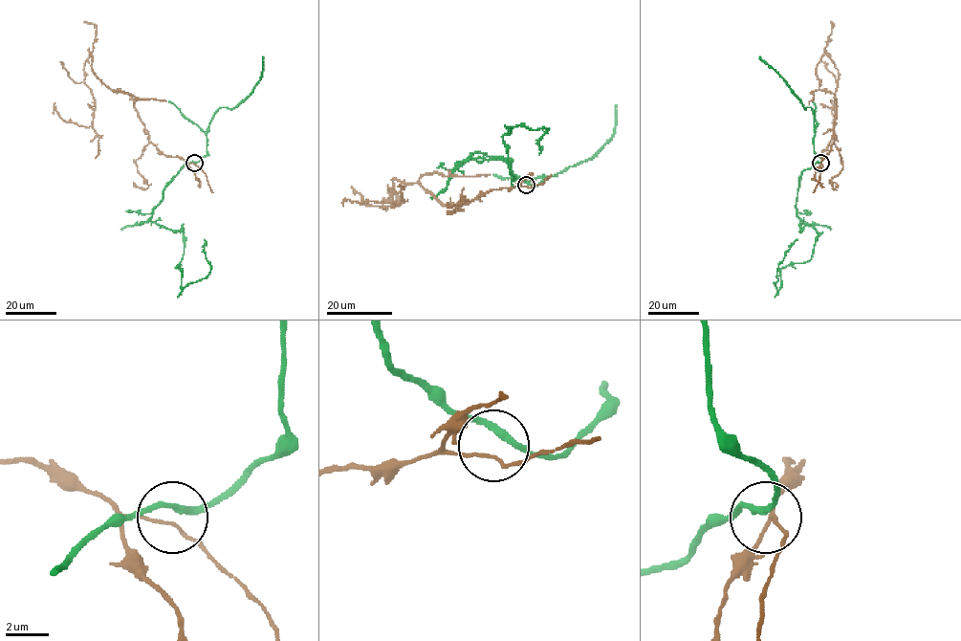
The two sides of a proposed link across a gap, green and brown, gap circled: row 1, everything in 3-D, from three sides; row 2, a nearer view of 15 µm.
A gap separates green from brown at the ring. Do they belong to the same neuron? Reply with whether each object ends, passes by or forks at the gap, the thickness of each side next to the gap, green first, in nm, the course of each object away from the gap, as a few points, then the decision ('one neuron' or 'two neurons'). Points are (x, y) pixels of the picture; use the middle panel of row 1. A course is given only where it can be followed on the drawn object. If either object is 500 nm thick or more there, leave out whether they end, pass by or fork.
green passes by; brown passes by; 300 nm thick on the green side, 130 nm on the other; green runs (527, 184), (504, 160), (469, 158), (507, 159), (513, 181), (502, 139), (516, 125), (548, 128), (539, 154); brown runs (526, 186), (492, 188), (448, 206), (418, 183), (394, 179), (382, 207), (397, 204), (346, 199), (343, 206); one neuron

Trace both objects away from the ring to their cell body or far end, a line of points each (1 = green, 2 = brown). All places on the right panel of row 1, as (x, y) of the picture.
1: (819, 162), (802, 172), (796, 209), (800, 231), (818, 232), (812, 257), (781, 268), (778, 289), (797, 239)
2: (821, 164), (837, 107), (834, 94), (819, 89), (824, 53), (838, 70), (834, 127), (837, 114)

